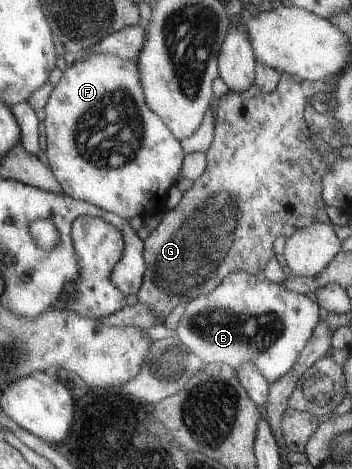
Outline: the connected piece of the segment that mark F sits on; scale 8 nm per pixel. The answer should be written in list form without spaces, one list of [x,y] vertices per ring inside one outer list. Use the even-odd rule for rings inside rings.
[[[90,52],[81,60],[69,62],[44,111],[46,157],[64,194],[128,221],[138,215],[146,219],[146,215],[154,214],[156,209],[160,209],[161,213],[164,211],[162,207],[182,167],[184,151],[180,147],[180,139],[148,107],[138,63],[104,52]]]

